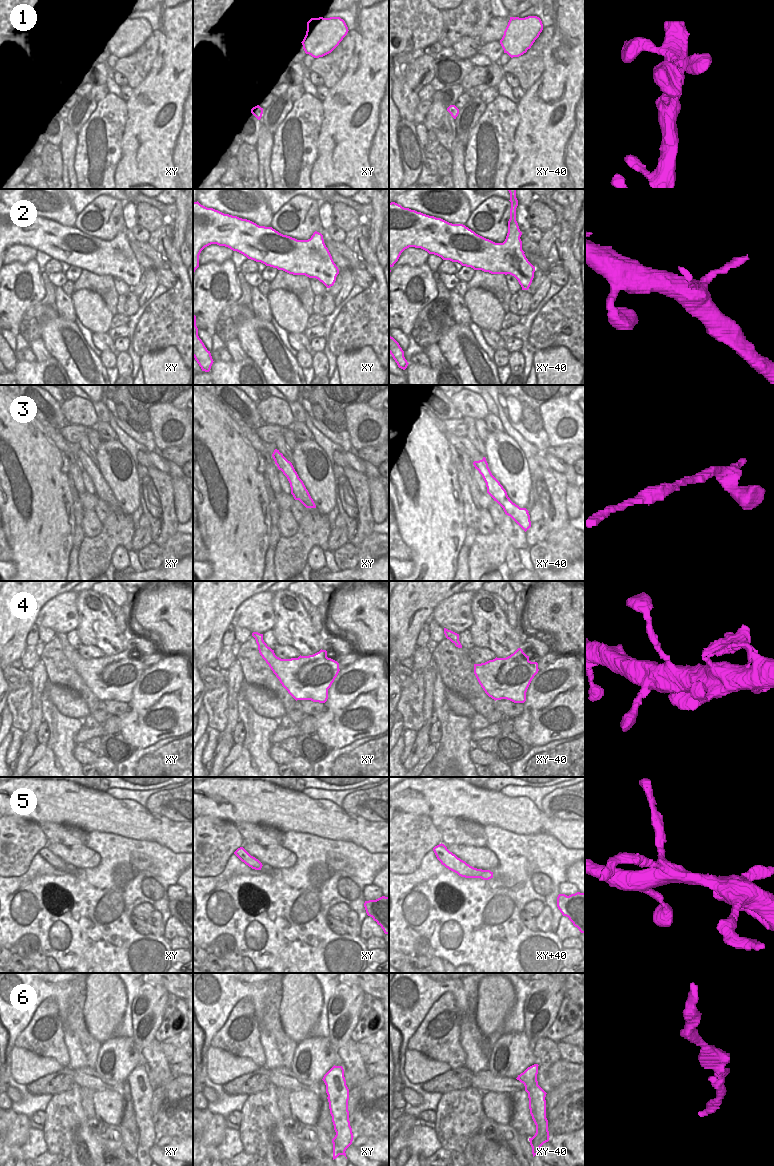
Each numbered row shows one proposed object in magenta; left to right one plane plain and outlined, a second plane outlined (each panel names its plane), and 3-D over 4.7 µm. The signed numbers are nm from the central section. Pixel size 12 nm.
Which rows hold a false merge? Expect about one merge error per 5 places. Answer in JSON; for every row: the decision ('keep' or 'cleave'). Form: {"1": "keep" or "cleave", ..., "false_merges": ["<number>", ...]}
{"1": "keep", "2": "keep", "3": "keep", "4": "keep", "5": "keep", "6": "keep", "false_merges": []}

